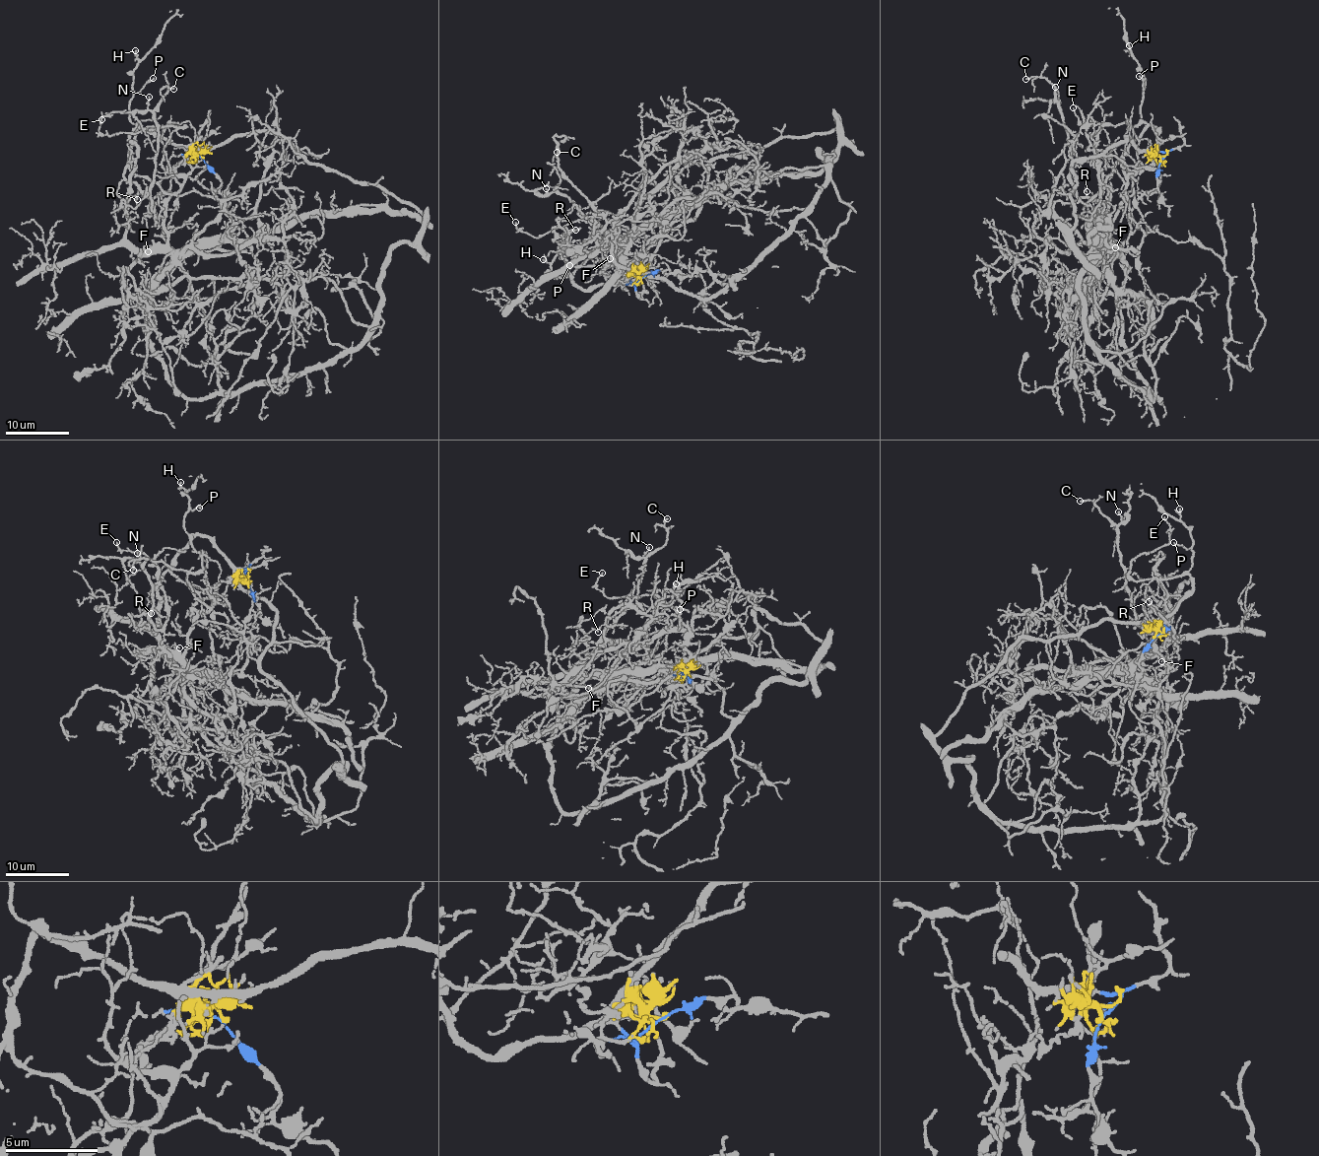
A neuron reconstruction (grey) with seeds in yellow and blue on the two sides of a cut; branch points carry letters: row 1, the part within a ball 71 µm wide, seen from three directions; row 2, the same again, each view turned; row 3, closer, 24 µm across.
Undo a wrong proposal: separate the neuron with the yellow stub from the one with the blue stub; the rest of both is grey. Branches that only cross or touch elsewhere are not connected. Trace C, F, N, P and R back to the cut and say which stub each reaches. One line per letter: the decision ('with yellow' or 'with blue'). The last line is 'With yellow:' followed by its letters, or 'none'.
C: with blue
F: with yellow
N: with blue
P: with blue
R: with yellow
With yellow: F, R

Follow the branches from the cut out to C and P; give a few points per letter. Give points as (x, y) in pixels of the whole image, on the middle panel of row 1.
C: (643, 278), (635, 285), (626, 279), (586, 290), (575, 285), (564, 260), (593, 228), (555, 188), (557, 152)
P: (643, 278), (635, 285), (626, 279), (619, 279), (582, 290), (567, 276), (557, 277), (566, 272), (569, 265)

